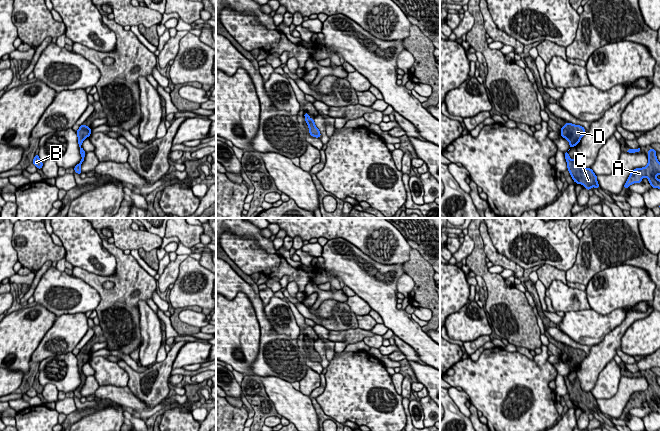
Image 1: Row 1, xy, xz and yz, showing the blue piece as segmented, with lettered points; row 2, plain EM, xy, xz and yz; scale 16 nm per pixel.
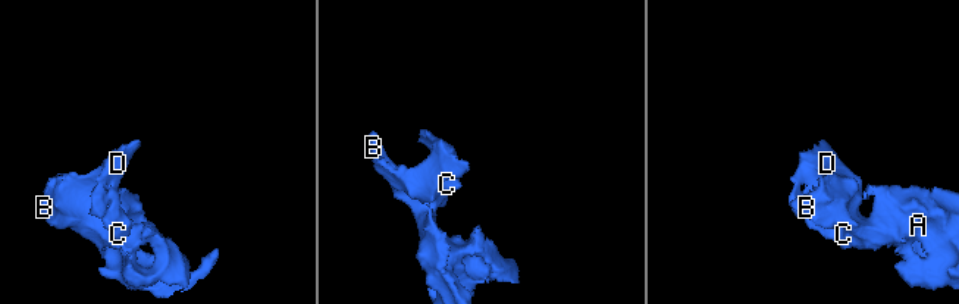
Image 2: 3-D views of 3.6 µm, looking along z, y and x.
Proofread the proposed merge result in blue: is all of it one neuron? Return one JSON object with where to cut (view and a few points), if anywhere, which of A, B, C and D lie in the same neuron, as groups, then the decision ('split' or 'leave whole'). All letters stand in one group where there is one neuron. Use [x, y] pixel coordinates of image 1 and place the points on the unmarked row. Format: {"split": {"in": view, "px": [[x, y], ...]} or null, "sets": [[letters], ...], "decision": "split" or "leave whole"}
{"split": null, "sets": [["A", "B", "C", "D"]], "decision": "leave whole"}

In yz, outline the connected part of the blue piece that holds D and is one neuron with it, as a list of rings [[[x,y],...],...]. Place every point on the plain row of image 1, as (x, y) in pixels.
[[[567,346],[561,351],[560,359],[569,366],[570,373],[580,366],[581,362],[585,359],[585,352],[581,349],[575,349]]]

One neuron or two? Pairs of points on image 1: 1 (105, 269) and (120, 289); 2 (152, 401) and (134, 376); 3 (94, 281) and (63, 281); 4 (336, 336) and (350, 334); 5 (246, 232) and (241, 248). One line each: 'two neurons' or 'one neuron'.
1: two neurons
2: one neuron
3: two neurons
4: one neuron
5: two neurons

